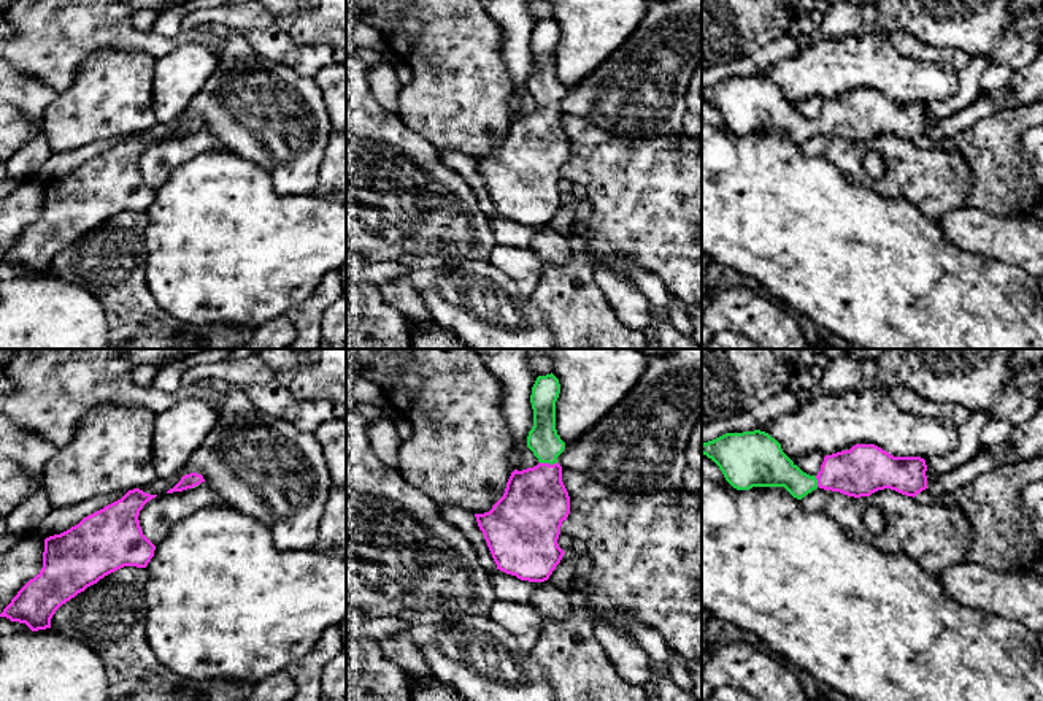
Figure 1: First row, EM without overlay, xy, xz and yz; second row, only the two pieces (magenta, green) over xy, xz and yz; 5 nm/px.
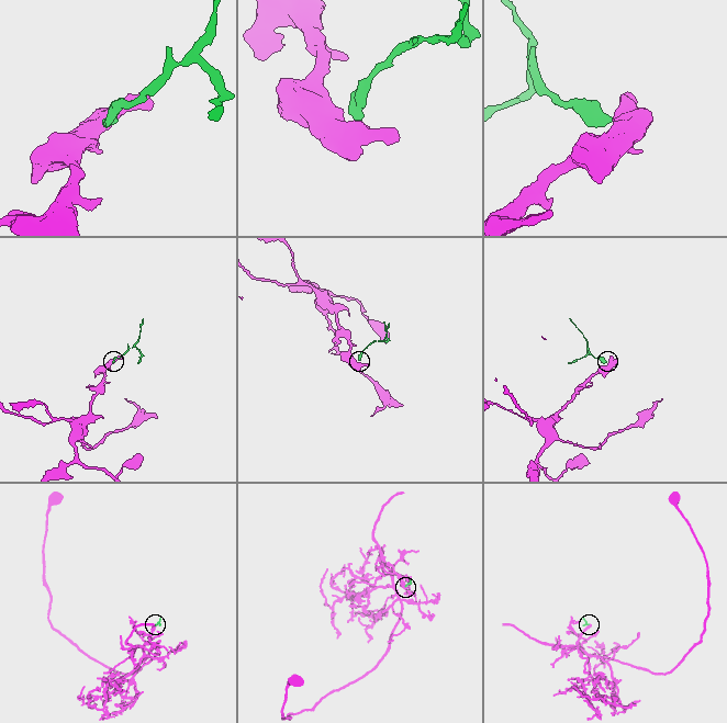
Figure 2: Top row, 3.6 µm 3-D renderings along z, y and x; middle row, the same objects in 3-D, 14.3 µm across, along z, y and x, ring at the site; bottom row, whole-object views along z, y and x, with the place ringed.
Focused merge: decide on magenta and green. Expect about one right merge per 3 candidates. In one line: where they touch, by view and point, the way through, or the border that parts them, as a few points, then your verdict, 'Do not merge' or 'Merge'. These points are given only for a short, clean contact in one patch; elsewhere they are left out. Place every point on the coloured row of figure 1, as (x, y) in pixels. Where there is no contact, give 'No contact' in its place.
Touches magenta at xz (548, 463). Path across: xz (535, 501), (546, 478), (548, 463), (545, 443). Merge

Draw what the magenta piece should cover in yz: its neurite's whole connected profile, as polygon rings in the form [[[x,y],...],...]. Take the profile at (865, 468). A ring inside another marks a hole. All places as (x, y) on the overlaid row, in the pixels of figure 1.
[[[760,430],[725,433],[703,442],[702,454],[719,466],[737,490],[784,487],[797,500],[818,487],[854,498],[884,488],[914,498],[927,488],[924,458],[894,457],[875,444],[856,444],[826,455],[816,476],[803,473],[781,444]]]

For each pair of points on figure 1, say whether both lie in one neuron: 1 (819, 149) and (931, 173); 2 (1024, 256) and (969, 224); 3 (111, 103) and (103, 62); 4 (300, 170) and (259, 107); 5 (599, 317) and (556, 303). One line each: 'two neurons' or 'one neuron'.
1: one neuron
2: one neuron
3: one neuron
4: one neuron
5: one neuron

